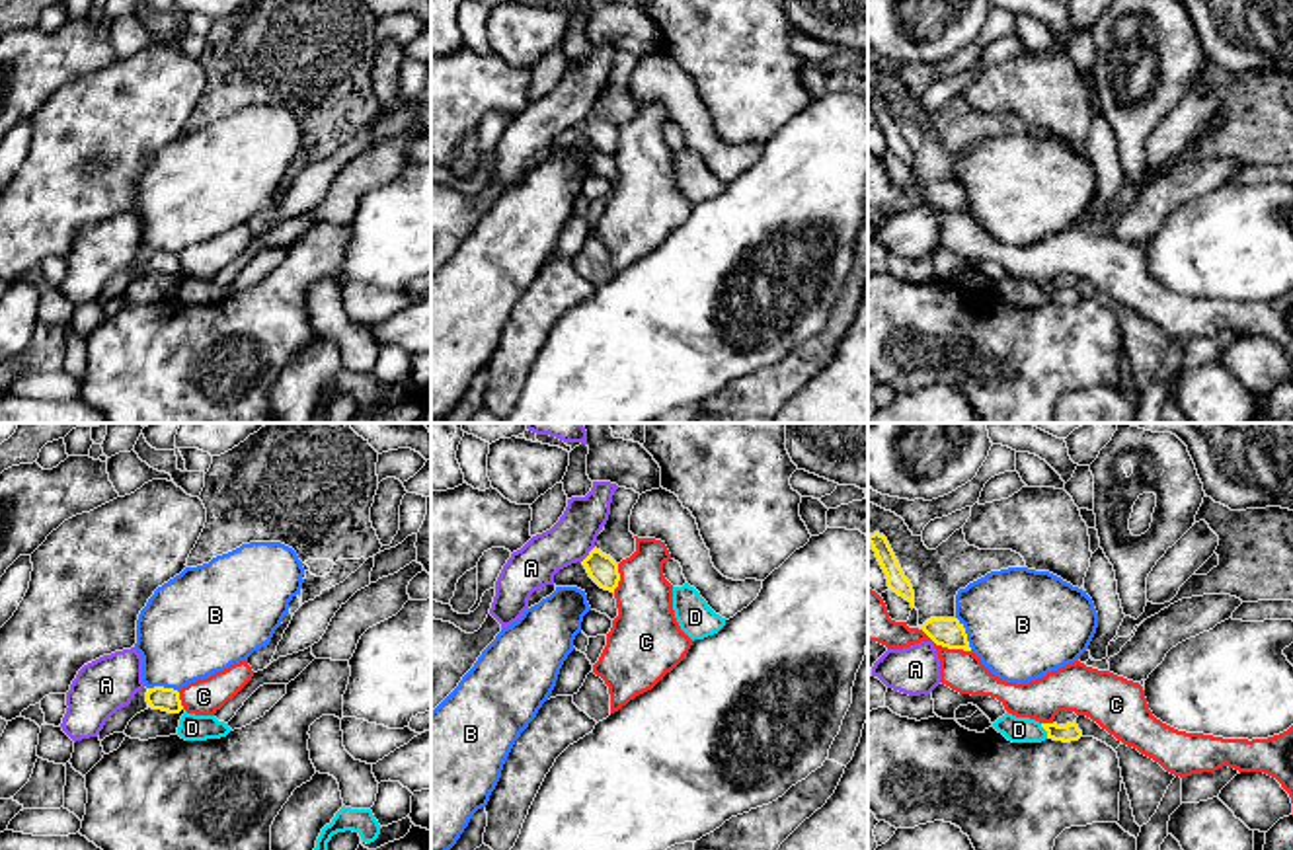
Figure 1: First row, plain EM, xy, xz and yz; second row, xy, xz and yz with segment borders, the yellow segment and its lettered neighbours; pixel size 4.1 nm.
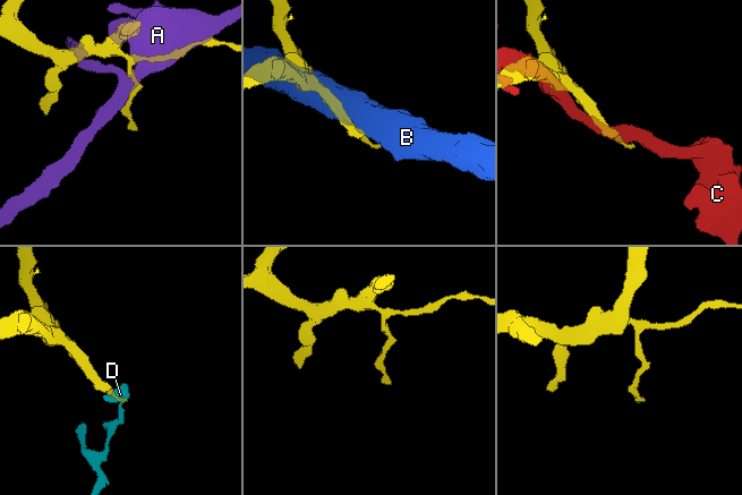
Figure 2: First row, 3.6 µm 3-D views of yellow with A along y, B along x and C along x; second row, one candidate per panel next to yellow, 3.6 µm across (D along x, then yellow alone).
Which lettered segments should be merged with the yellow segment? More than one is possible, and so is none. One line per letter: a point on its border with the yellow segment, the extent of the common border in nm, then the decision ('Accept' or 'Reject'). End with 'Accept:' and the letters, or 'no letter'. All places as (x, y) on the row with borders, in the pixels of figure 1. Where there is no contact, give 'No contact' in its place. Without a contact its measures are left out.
A: Touches yellow at xz (589, 554). Shared border 80 nm. Reject
B: Touches yellow at yz (966, 634). Shared border 160 nm. Reject
C: Touches yellow at yz (946, 646). Shared border 220 nm. Reject
D: Touches yellow at yz (1046, 730). Shared border 70 nm. Reject
Accept: no letter

